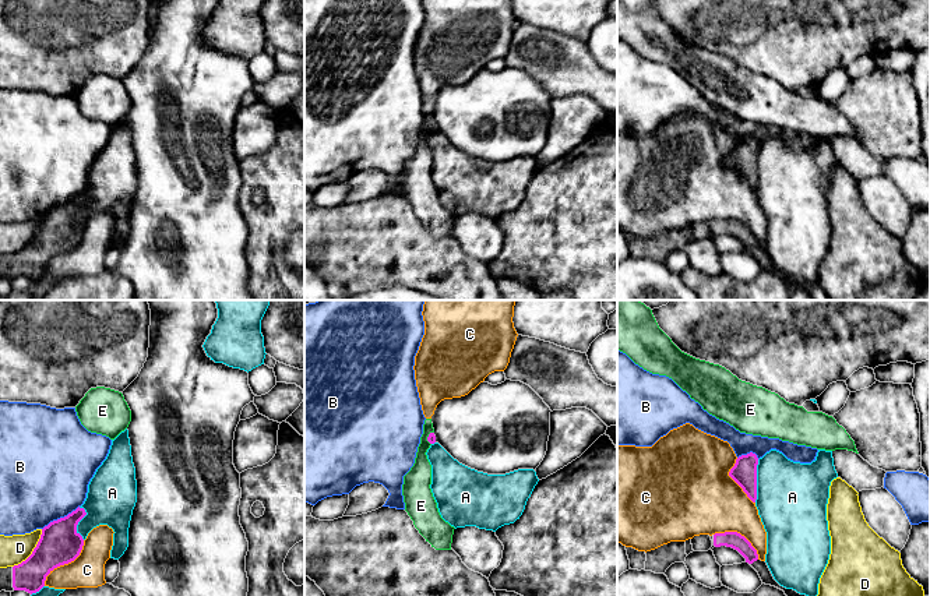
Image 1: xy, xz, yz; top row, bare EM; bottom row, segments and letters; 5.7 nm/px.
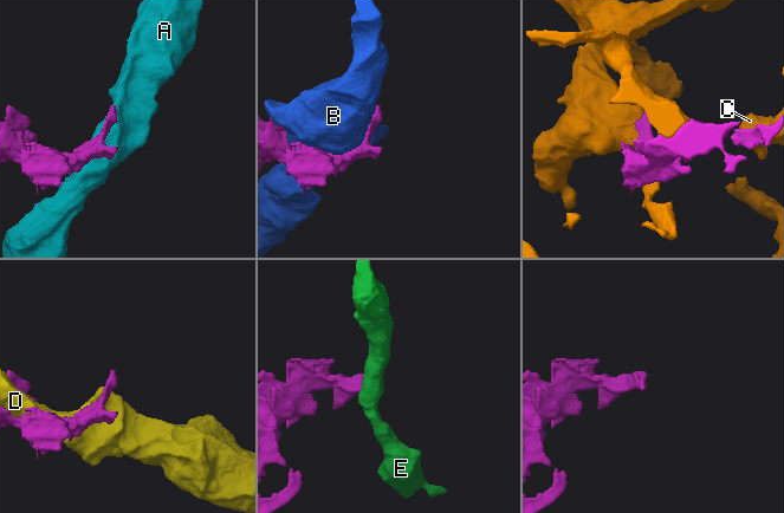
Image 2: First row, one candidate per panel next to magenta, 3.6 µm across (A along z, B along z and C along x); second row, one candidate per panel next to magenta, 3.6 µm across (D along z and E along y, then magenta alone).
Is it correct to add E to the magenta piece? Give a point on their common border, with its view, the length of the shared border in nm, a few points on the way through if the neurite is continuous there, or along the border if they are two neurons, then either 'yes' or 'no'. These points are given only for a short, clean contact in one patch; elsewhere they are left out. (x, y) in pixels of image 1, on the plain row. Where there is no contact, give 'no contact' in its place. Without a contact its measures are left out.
xz (427, 124) | 80 nm | along xz (433, 119), (427, 124), (430, 131) | no

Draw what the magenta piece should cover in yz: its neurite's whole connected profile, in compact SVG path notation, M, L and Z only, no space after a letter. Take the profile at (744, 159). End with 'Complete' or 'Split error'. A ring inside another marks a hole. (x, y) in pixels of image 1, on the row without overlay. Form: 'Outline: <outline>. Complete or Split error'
Outline: M750 140L739 144L729 159L729 163L743 176L753 190L757 187L757 152L757 142Z. Complete

